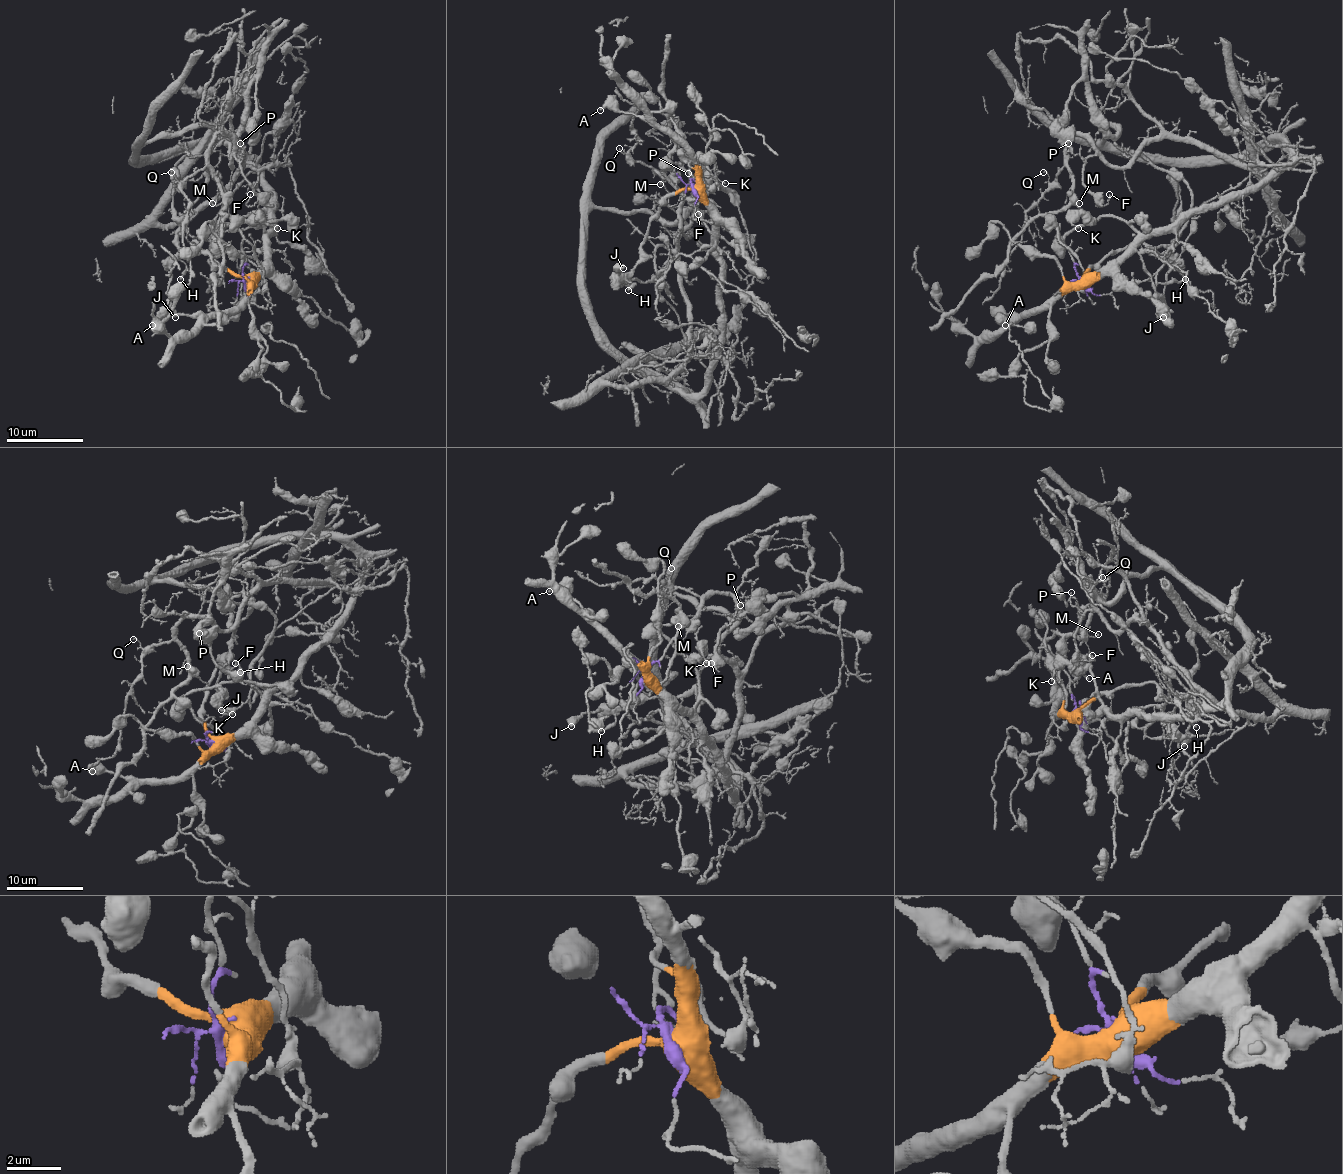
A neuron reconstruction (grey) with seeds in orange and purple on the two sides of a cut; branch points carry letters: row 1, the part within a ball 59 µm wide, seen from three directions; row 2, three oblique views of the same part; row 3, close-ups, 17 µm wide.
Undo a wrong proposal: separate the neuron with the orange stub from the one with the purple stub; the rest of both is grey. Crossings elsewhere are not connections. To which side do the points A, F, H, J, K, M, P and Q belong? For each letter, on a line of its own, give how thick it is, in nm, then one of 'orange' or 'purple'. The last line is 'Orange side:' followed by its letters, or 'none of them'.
A: calibre 200 nm; orange
F: calibre 130 nm; purple
H: calibre 170 nm; orange
J: calibre 500 nm; orange
K: calibre 150 nm; orange
M: calibre 140 nm; purple
P: calibre 70 nm; purple
Q: calibre 100 nm; purple
Orange side: A, H, J, K

